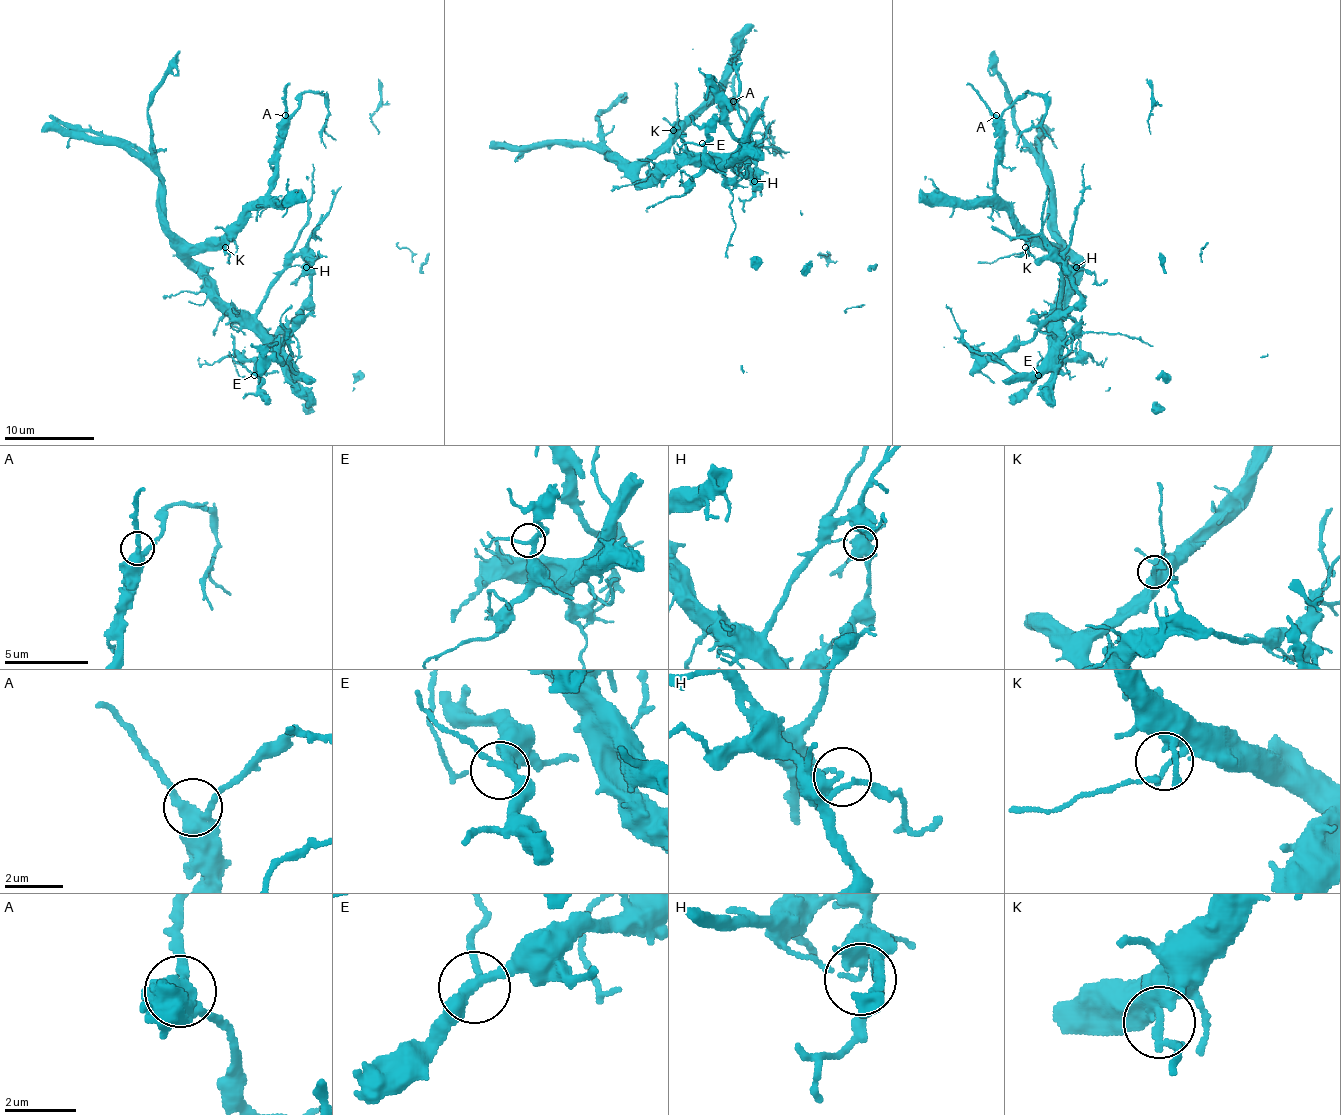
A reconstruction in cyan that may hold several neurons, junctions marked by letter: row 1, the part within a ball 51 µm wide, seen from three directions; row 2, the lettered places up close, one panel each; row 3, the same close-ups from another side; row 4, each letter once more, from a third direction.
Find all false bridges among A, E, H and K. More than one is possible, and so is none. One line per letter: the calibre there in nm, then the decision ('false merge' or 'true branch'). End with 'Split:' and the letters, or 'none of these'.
A: 340 nm thick; true branch
E: 240 nm thick; true branch
H: 280 nm thick; false merge
K: 240 nm thick; true branch
Split: H

